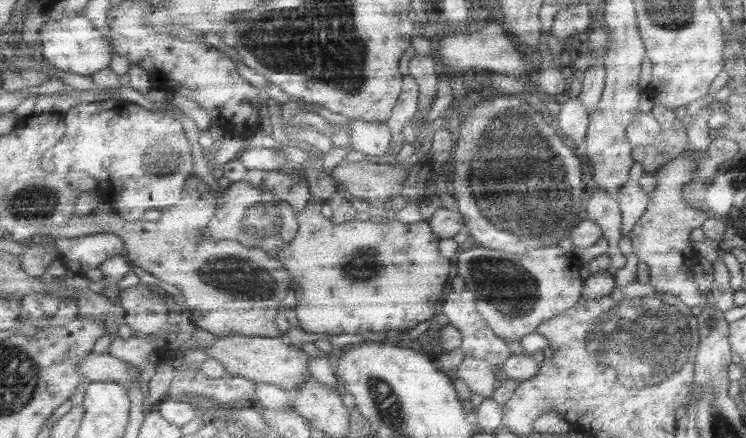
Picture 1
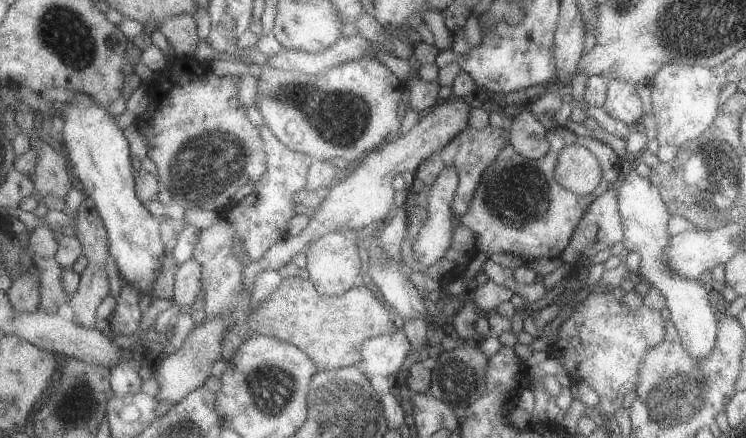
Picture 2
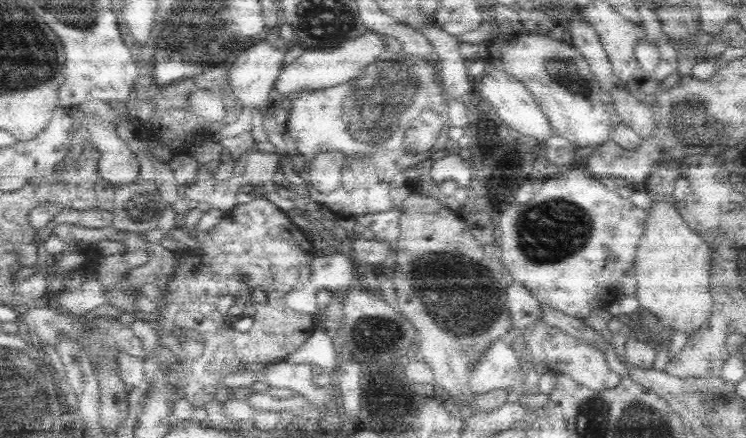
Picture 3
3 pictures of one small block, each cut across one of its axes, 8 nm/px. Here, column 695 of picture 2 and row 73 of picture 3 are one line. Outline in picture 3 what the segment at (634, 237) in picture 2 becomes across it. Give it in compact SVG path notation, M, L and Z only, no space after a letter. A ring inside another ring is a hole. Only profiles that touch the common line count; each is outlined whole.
M364 30L362 34L358 34L356 38L346 40L342 46L332 48L332 50L306 50L304 56L300 56L298 60L294 60L294 64L284 64L278 80L276 80L276 88L284 94L288 92L306 92L310 90L324 90L324 88L332 88L344 82L354 80L366 66L374 66L374 62L380 62L380 56L388 50L386 44L386 34L376 32L376 30Z

